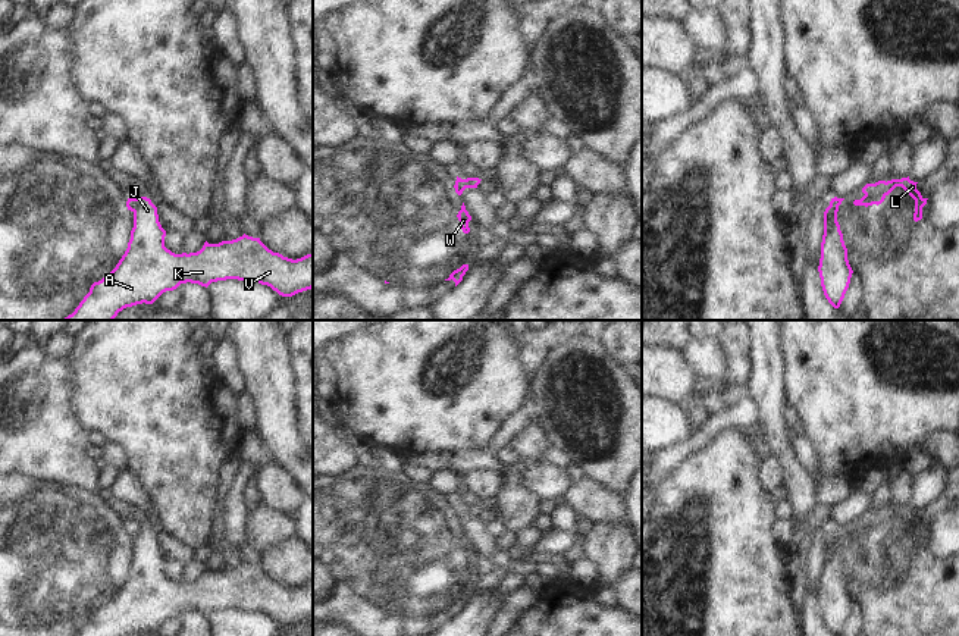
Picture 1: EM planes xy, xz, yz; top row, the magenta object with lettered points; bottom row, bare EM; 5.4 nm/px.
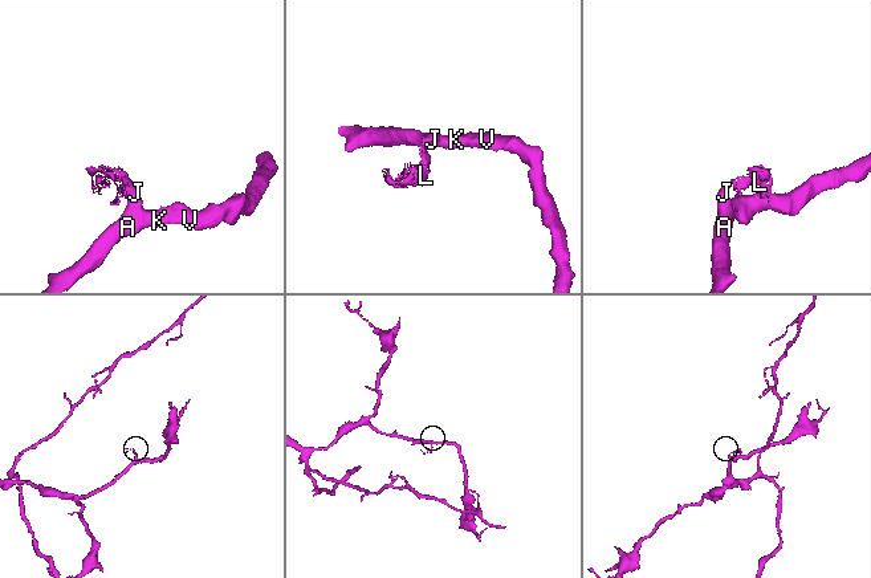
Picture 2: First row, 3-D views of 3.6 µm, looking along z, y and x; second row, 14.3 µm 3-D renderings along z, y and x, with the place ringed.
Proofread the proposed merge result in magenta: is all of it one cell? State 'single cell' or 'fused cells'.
fused cells

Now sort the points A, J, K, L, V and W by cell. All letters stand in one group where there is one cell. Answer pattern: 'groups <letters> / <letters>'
groups A J K V / L W

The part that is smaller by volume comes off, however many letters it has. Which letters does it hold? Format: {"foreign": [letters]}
{"foreign": ["L", "W"]}

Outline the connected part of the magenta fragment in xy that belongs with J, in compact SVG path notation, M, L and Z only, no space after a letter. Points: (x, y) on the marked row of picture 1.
M147 197L134 203L134 228L128 248L116 267L94 282L72 314L63 320L113 320L119 311L137 304L153 304L163 292L181 283L209 286L211 282L238 279L270 286L282 297L292 297L313 288L313 253L292 260L269 250L260 238L242 235L219 244L204 242L197 253L175 254L164 247L166 231L159 222L157 207Z

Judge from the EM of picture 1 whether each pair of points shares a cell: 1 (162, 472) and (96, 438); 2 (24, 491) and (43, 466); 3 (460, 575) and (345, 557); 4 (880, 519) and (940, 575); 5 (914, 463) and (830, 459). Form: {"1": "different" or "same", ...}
{"1": "different", "2": "different", "3": "same", "4": "same", "5": "different"}

